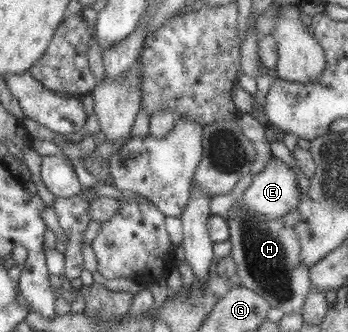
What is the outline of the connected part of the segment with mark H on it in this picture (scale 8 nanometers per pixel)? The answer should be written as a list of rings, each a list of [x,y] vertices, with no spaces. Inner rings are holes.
[[[232,204],[226,212],[230,256],[235,262],[235,269],[241,286],[261,296],[270,308],[279,308],[284,314],[301,309],[305,296],[310,292],[309,271],[300,258],[300,241],[293,226],[286,226],[282,217],[268,218],[246,212],[239,204]]]

